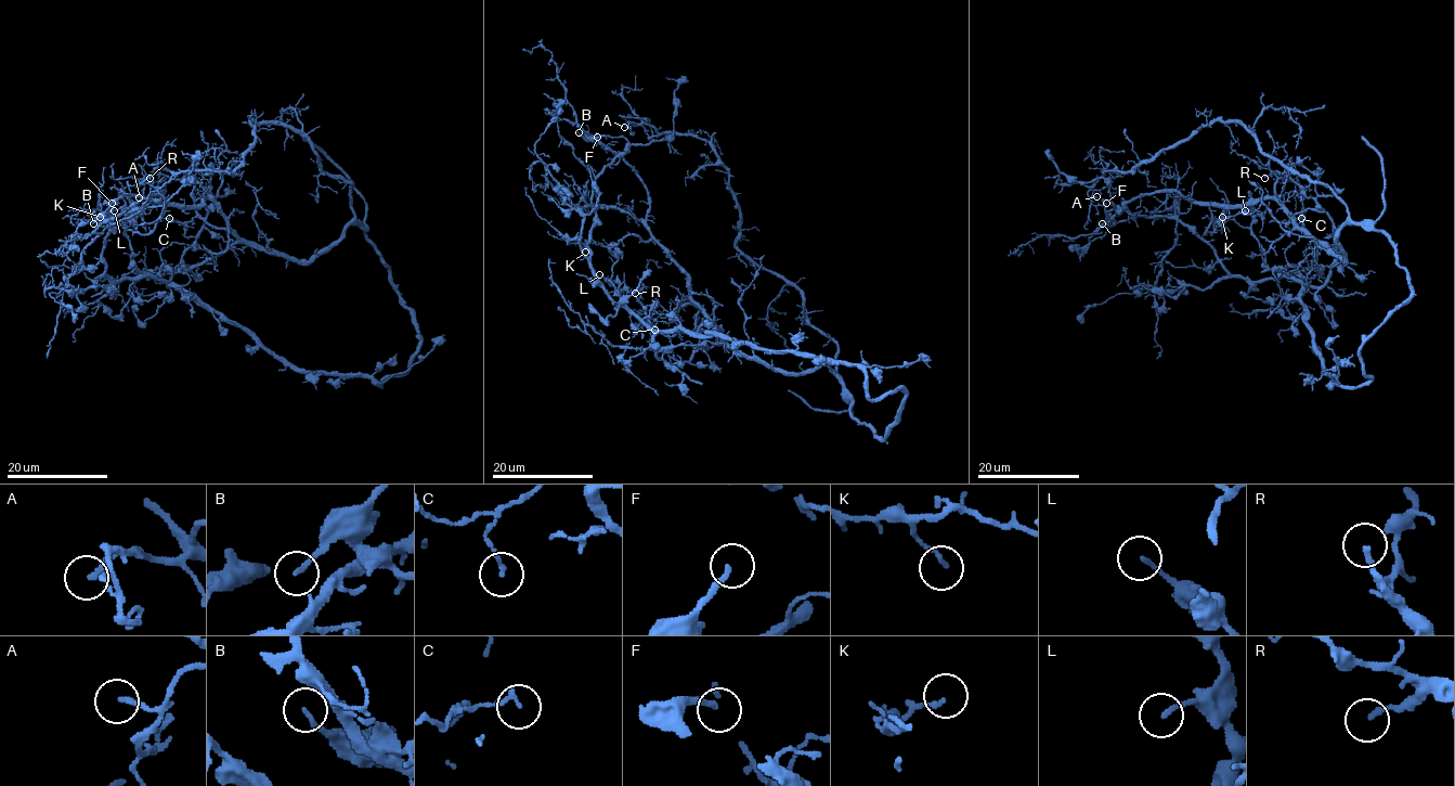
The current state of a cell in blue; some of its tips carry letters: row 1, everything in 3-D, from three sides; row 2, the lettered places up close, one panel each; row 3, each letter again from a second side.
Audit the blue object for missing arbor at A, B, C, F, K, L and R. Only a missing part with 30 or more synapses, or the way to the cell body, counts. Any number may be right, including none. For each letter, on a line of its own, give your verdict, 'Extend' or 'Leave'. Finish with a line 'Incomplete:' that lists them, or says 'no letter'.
A: Leave
B: Leave
C: Leave
F: Leave
K: Leave
L: Leave
R: Extend
Incomplete: R

